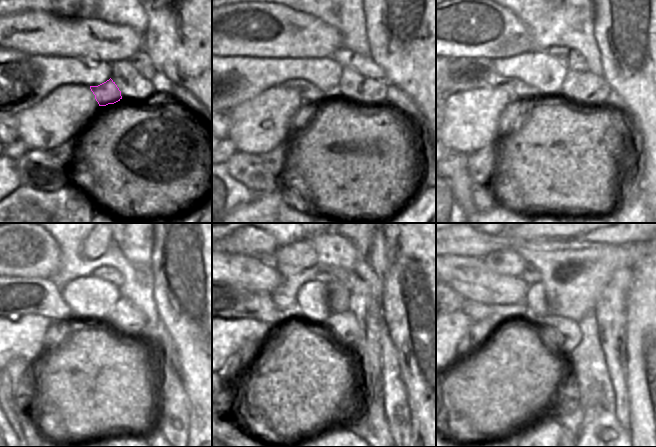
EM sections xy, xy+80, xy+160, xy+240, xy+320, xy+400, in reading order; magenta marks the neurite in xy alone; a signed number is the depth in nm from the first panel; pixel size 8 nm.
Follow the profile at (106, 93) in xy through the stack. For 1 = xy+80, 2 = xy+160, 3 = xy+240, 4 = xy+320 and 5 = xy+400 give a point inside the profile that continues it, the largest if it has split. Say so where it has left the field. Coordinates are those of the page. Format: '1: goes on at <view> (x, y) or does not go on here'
1: goes on at xy+80 (309, 92)
2: goes on at xy+160 (518, 89)
3: goes on at xy+240 (45, 287)
4: goes on at xy+320 (232, 287)
5: does not go on here

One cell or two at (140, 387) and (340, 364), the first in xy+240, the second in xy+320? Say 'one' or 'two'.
one

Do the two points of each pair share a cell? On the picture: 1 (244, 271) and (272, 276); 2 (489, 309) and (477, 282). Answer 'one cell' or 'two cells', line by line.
1: one cell
2: two cells

